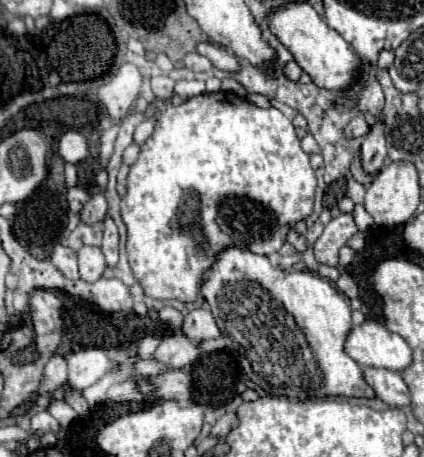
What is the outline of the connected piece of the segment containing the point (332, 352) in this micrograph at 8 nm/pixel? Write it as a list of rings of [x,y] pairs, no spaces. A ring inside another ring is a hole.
[[[236,245],[222,249],[212,267],[204,271],[200,295],[210,305],[222,337],[228,337],[244,373],[268,395],[286,395],[296,399],[324,395],[374,397],[372,387],[364,381],[362,367],[344,353],[344,339],[352,329],[350,305],[344,293],[340,293],[328,279],[312,273],[306,273],[310,275],[308,283],[294,283],[296,279],[286,279],[286,275],[288,273],[274,267],[266,255],[256,255]],[[286,315],[292,315],[294,323],[286,323]]]

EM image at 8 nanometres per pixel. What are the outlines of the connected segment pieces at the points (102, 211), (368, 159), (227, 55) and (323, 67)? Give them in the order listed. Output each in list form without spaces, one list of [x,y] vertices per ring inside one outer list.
[[[96,193],[90,197],[90,201],[82,209],[82,221],[92,223],[92,219],[102,221],[108,213],[108,199],[104,193]]]
[[[378,113],[376,123],[370,127],[370,133],[364,137],[362,149],[362,165],[368,173],[378,173],[382,167],[382,161],[386,157],[386,139],[384,139],[384,119]]]
[[[198,43],[196,51],[200,55],[206,55],[216,69],[222,69],[222,71],[228,71],[228,73],[240,71],[240,61],[230,51],[226,51],[224,47],[218,47],[214,43]]]
[[[288,1],[278,5],[268,15],[268,25],[270,25],[270,31],[294,55],[296,63],[312,77],[312,81],[318,87],[324,87],[330,91],[342,91],[350,87],[350,81],[356,73],[358,57],[350,51],[342,35],[330,29],[308,1]]]

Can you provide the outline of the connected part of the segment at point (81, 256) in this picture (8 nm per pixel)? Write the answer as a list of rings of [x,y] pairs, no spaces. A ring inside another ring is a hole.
[[[84,245],[78,251],[78,265],[80,265],[80,277],[84,281],[96,281],[98,277],[102,277],[104,269],[106,269],[102,249],[94,247],[94,245]]]

